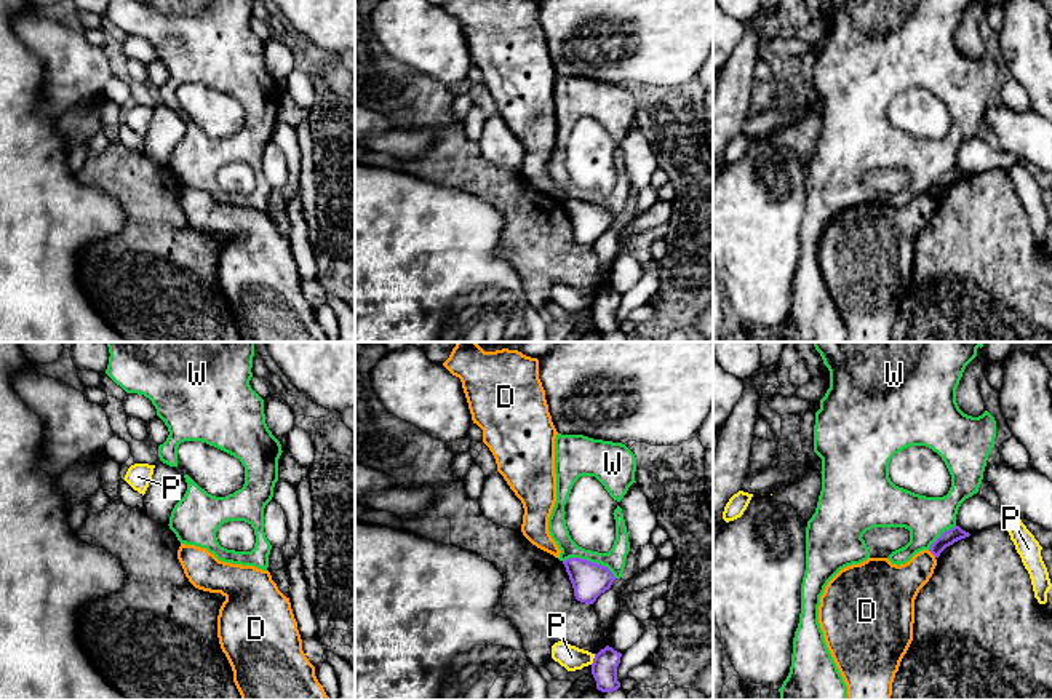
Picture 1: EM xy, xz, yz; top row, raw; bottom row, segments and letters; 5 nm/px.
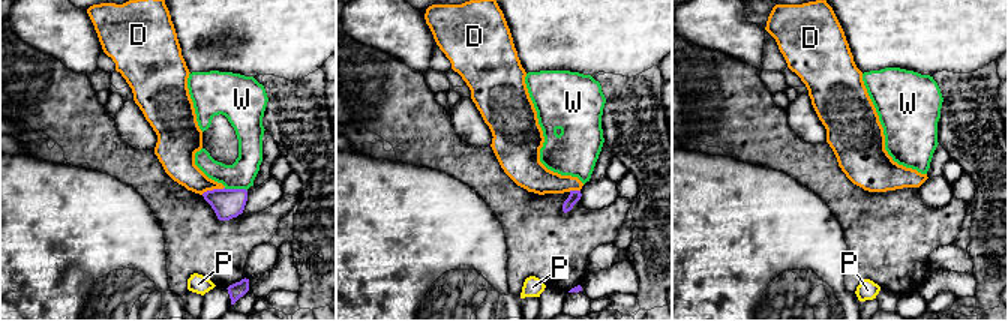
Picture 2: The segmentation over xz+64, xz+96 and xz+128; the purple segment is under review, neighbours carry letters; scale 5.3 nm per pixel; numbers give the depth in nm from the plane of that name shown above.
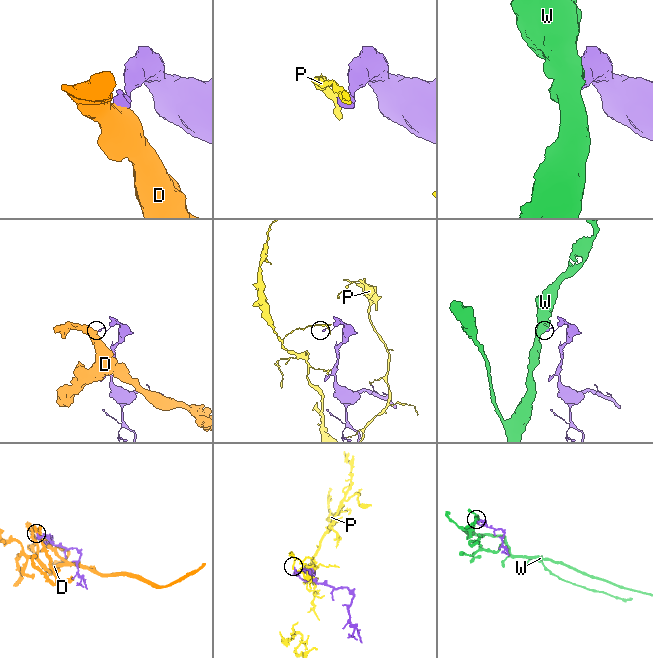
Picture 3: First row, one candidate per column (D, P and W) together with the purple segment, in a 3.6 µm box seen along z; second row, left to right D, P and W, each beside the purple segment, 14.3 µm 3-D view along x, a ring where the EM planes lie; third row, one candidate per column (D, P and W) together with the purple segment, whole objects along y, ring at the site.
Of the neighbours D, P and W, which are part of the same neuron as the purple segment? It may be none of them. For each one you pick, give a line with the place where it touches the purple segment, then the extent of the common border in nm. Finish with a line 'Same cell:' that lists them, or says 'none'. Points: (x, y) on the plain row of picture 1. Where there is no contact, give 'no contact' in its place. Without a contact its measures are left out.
Same cell: none

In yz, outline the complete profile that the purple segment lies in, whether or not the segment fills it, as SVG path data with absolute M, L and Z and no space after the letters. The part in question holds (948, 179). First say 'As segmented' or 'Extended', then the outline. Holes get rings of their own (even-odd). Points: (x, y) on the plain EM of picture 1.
As segmented. M954 168L945 174L942 174L942 177L930 187L929 193L938 200L940 195L953 187L954 184L969 179L970 176L962 173L959 168Z

